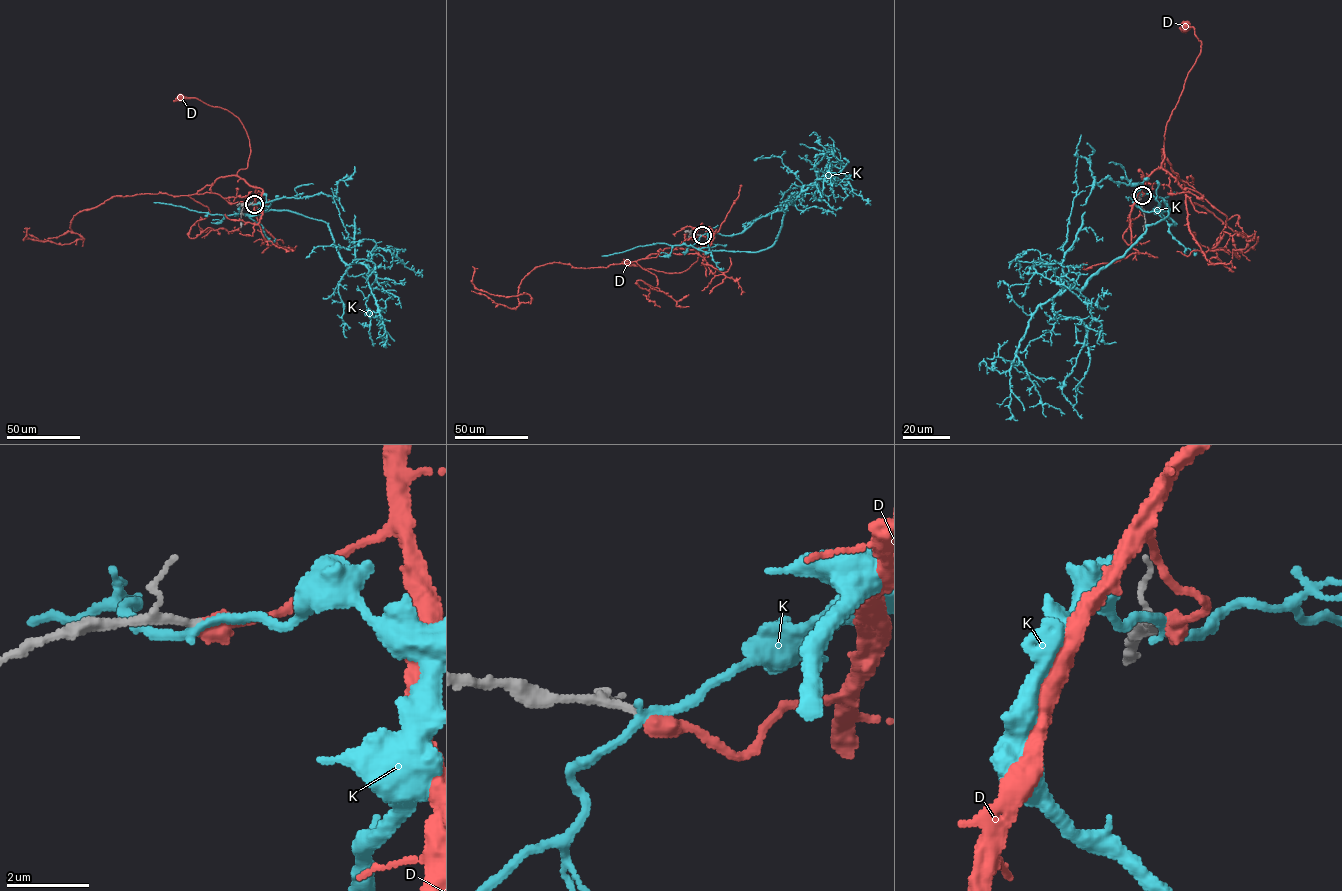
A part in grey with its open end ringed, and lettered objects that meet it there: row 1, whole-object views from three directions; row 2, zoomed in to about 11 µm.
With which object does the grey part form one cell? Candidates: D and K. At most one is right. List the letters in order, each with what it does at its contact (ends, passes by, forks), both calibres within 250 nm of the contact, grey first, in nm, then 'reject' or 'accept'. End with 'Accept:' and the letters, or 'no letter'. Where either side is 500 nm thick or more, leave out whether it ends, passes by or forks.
D: it ends; calibres 140 and 480 nm; accept
K: it passes by; calibres 140 and 200 nm; reject
Accept: D

